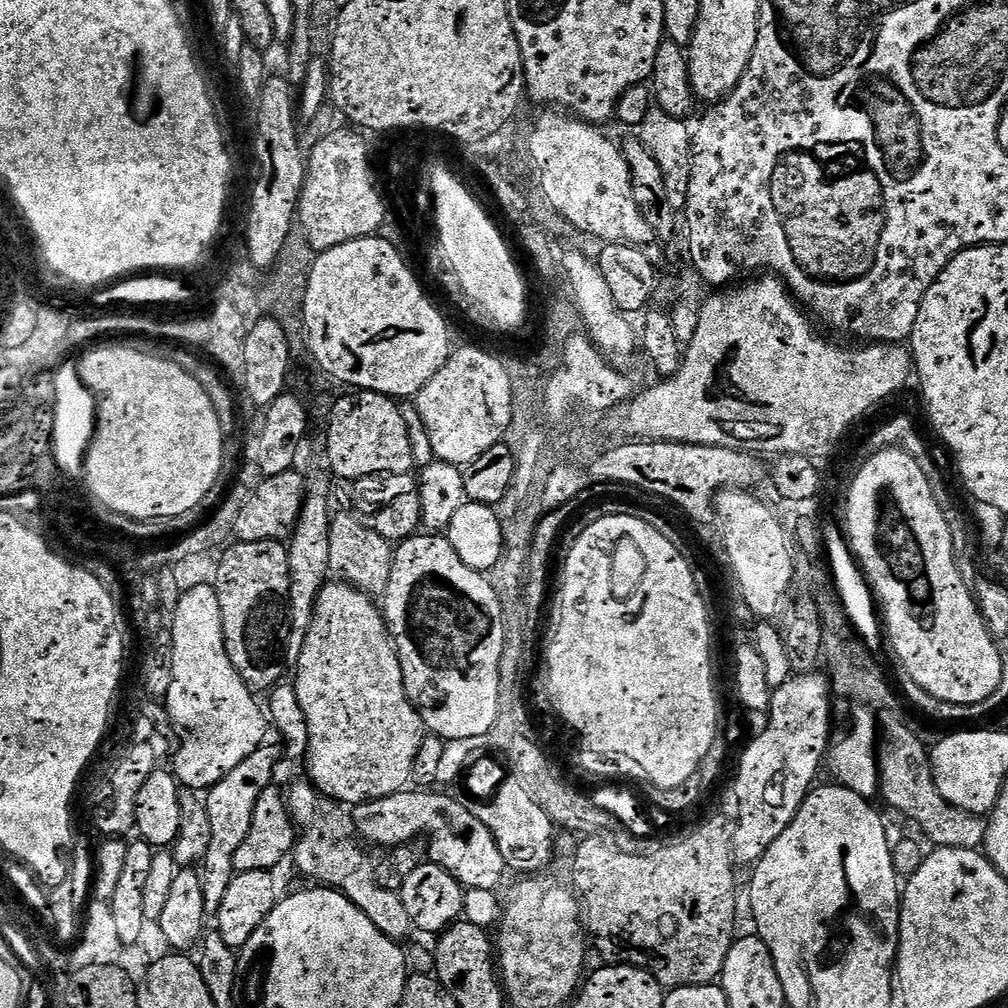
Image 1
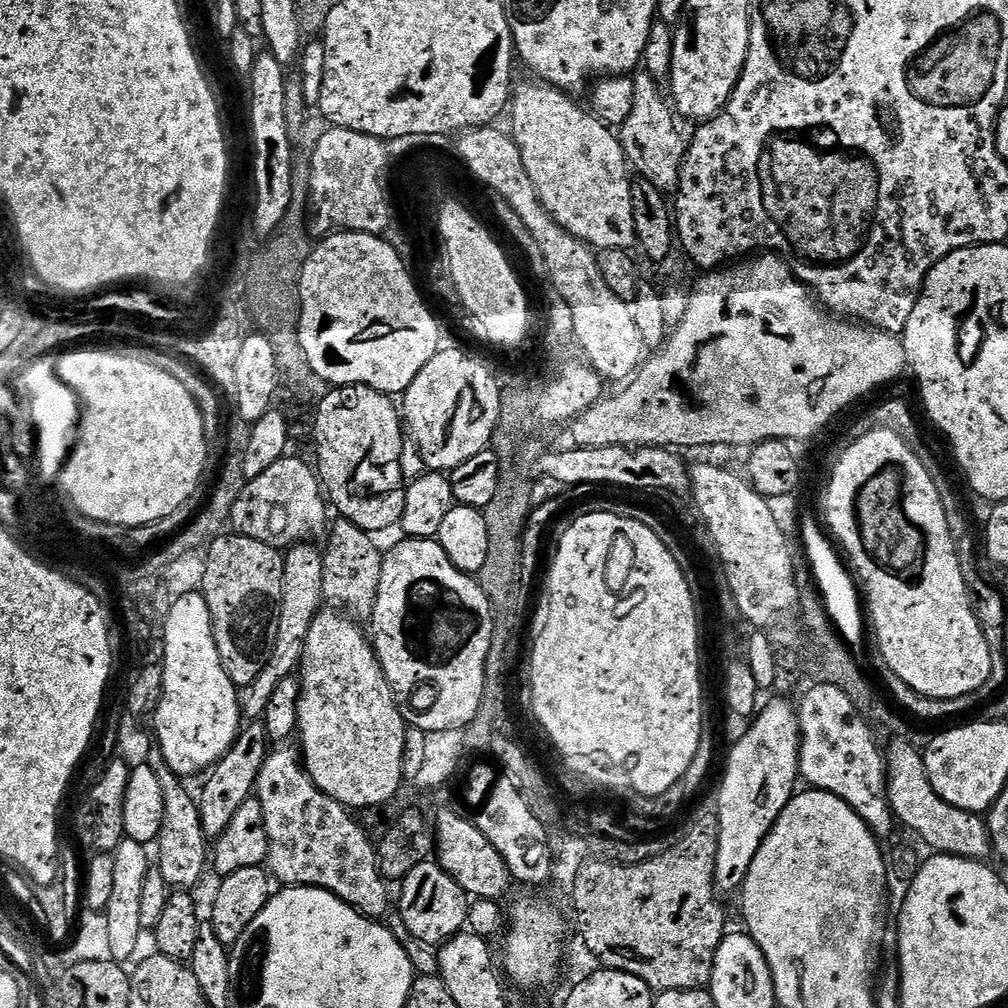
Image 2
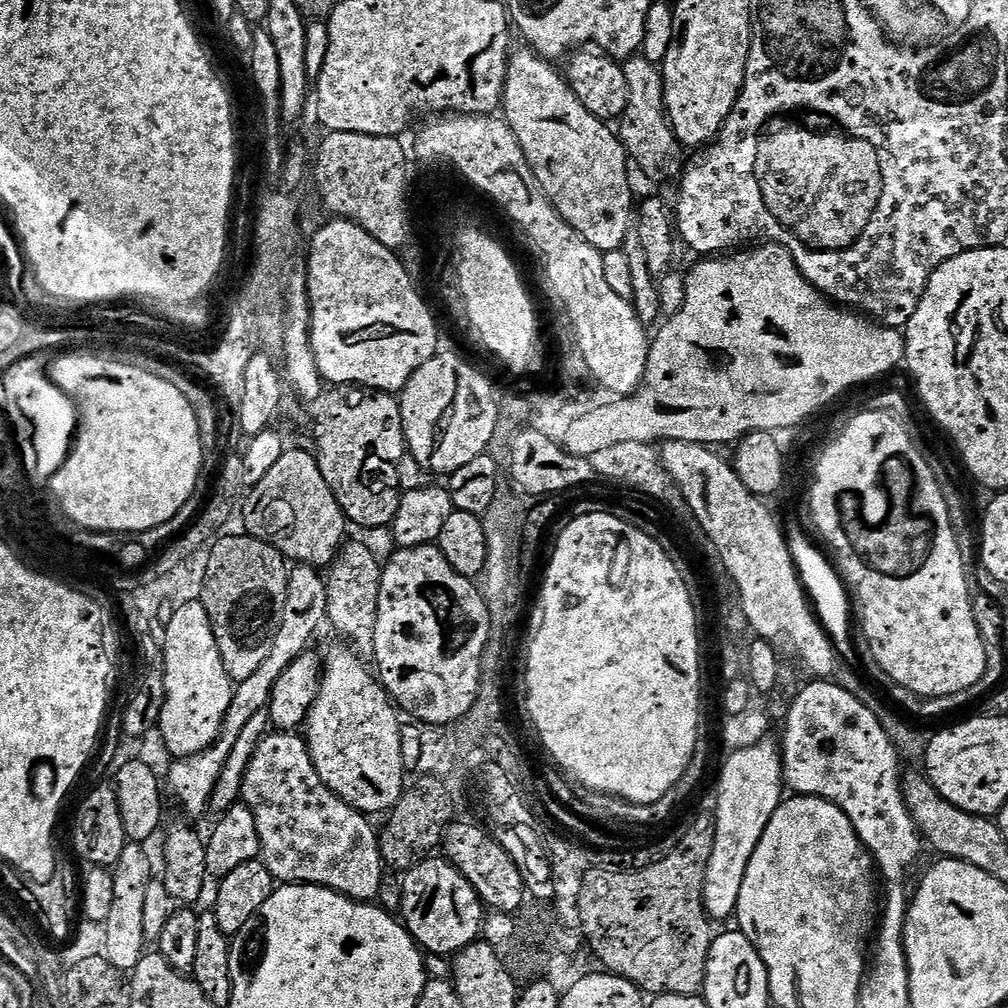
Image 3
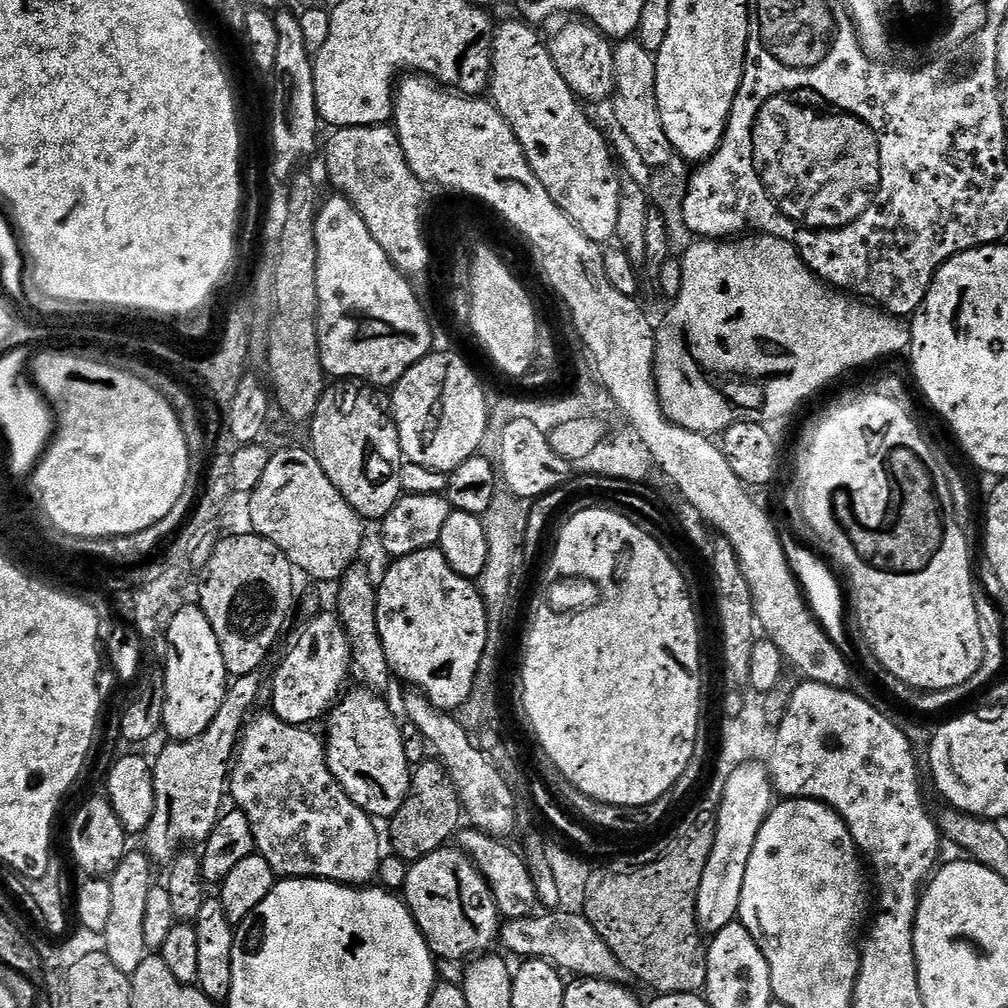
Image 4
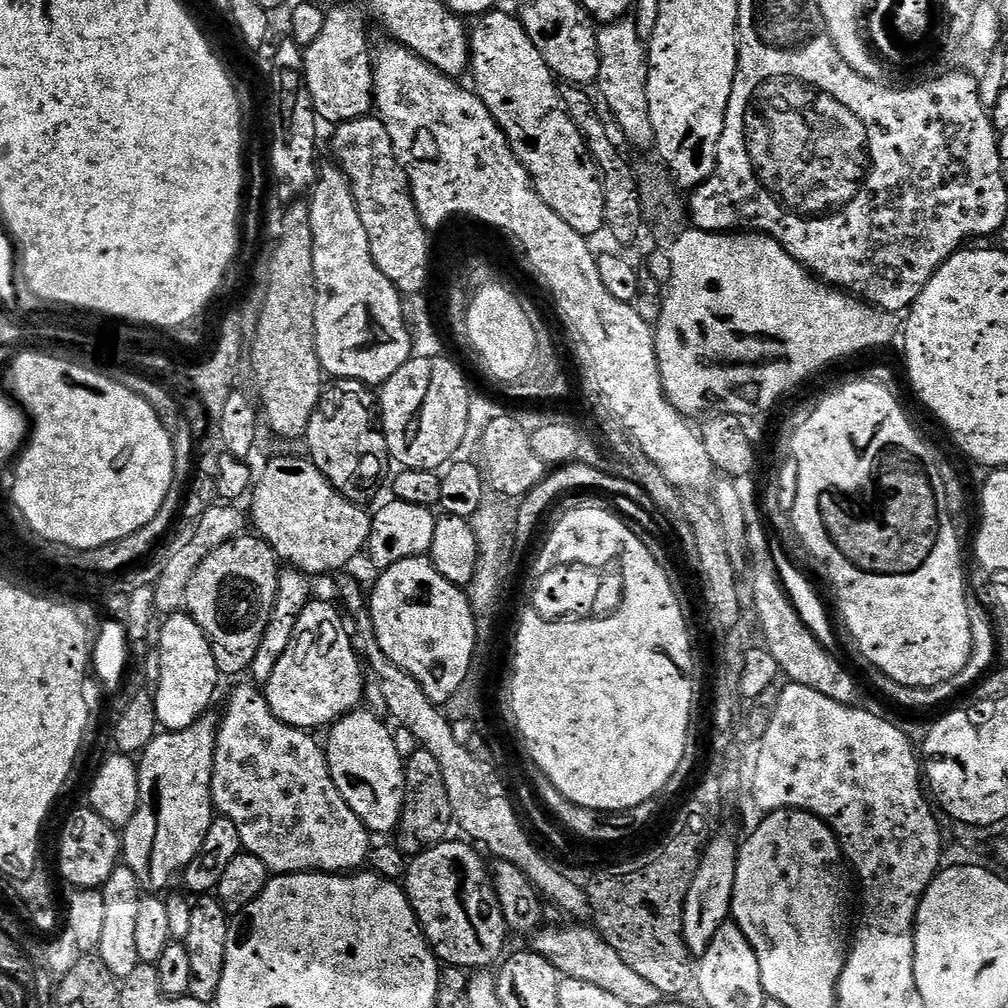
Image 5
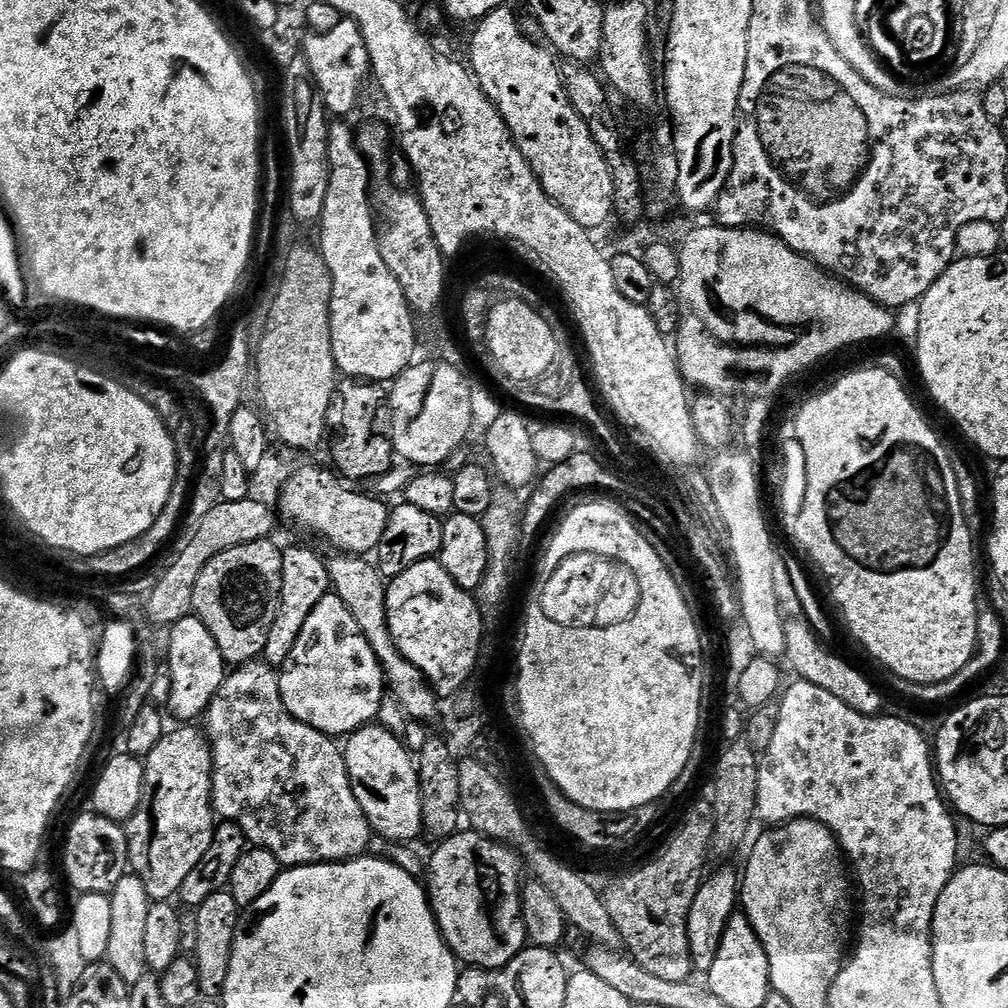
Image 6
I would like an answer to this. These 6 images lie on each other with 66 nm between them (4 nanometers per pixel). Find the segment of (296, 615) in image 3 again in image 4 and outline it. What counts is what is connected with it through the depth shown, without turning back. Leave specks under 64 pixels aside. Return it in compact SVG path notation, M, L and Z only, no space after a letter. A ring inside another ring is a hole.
M259 671L235 677L228 689L228 699L212 725L193 740L172 740L155 759L152 778L156 787L156 809L148 828L142 833L142 840L148 843L146 852L153 861L176 860L182 850L189 847L187 844L203 845L216 828L216 821L222 815L220 803L226 800L230 765L242 732L240 719L247 714L248 704L254 703L260 692L260 677Z

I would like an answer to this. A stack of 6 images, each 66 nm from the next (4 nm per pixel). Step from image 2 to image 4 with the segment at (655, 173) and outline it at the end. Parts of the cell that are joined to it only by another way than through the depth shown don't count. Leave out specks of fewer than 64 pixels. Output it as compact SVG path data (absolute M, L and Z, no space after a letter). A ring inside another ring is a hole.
M627 40L614 50L614 64L614 96L619 98L620 102L612 102L612 112L629 142L645 157L644 162L650 166L649 169L661 168L674 153L657 110L655 57L644 49L638 40Z

